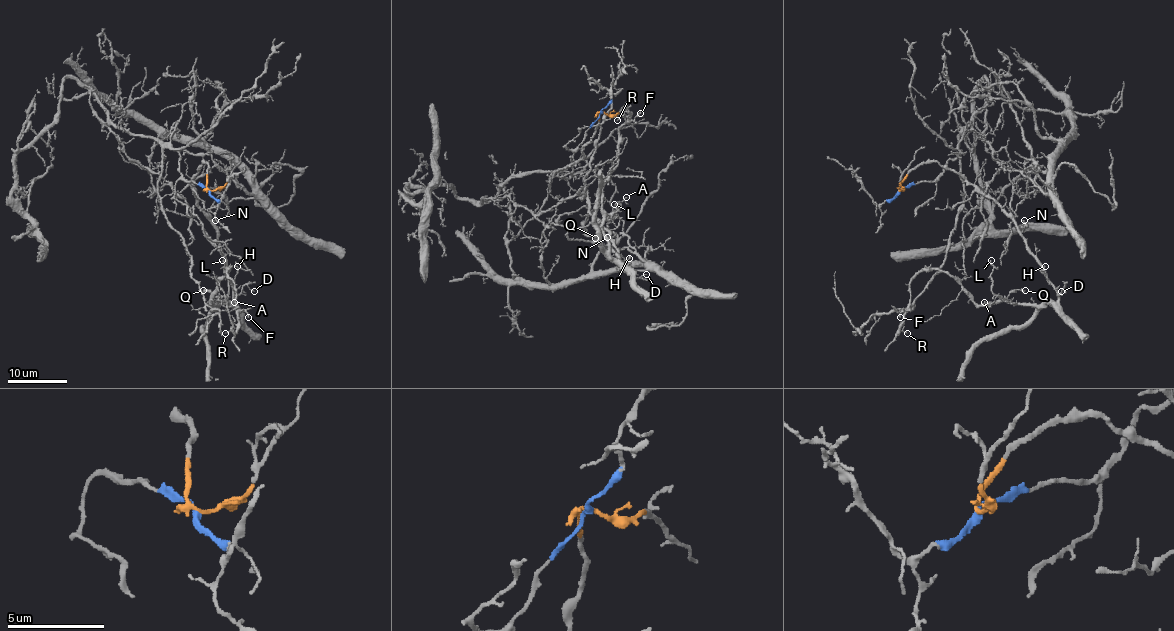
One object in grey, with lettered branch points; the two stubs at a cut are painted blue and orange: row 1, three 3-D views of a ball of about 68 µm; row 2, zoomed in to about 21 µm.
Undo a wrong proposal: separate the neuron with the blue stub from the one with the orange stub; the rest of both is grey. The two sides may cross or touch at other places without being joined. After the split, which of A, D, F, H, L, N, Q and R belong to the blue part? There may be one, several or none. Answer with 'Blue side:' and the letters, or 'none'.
Blue side: none

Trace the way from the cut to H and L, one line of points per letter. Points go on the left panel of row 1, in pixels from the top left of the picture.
H: (210, 190), (204, 162), (192, 178), (192, 194), (215, 227), (218, 251), (232, 282), (237, 266)
L: (210, 190), (204, 162), (197, 205), (232, 286), (218, 304), (222, 260)

